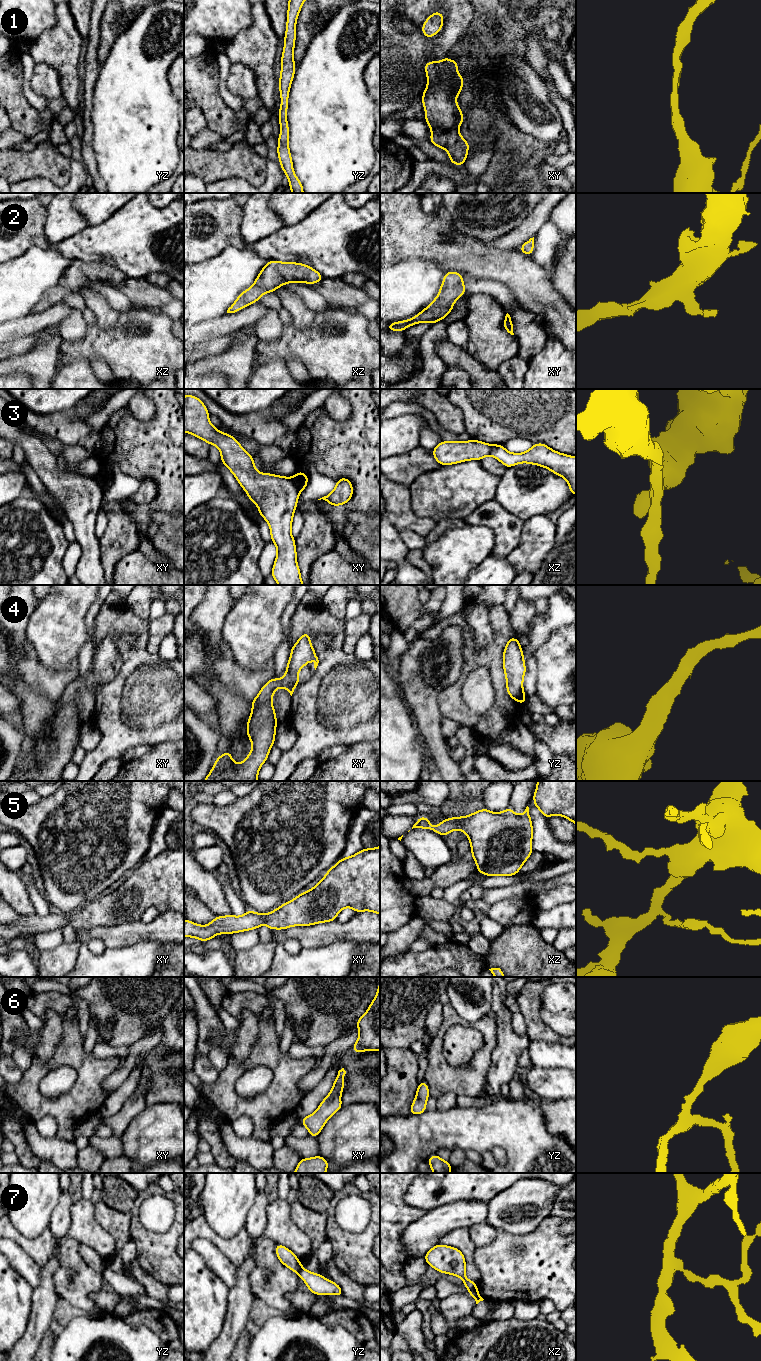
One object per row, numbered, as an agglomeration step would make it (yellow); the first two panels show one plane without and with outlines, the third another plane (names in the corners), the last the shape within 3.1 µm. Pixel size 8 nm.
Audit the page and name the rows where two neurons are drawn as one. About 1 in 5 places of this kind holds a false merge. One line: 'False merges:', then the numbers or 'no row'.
False merges: 3, 7

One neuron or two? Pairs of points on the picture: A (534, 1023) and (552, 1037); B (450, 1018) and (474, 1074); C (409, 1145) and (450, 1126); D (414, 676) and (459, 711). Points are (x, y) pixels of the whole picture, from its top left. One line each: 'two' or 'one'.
A: one
B: one
C: one
D: two

